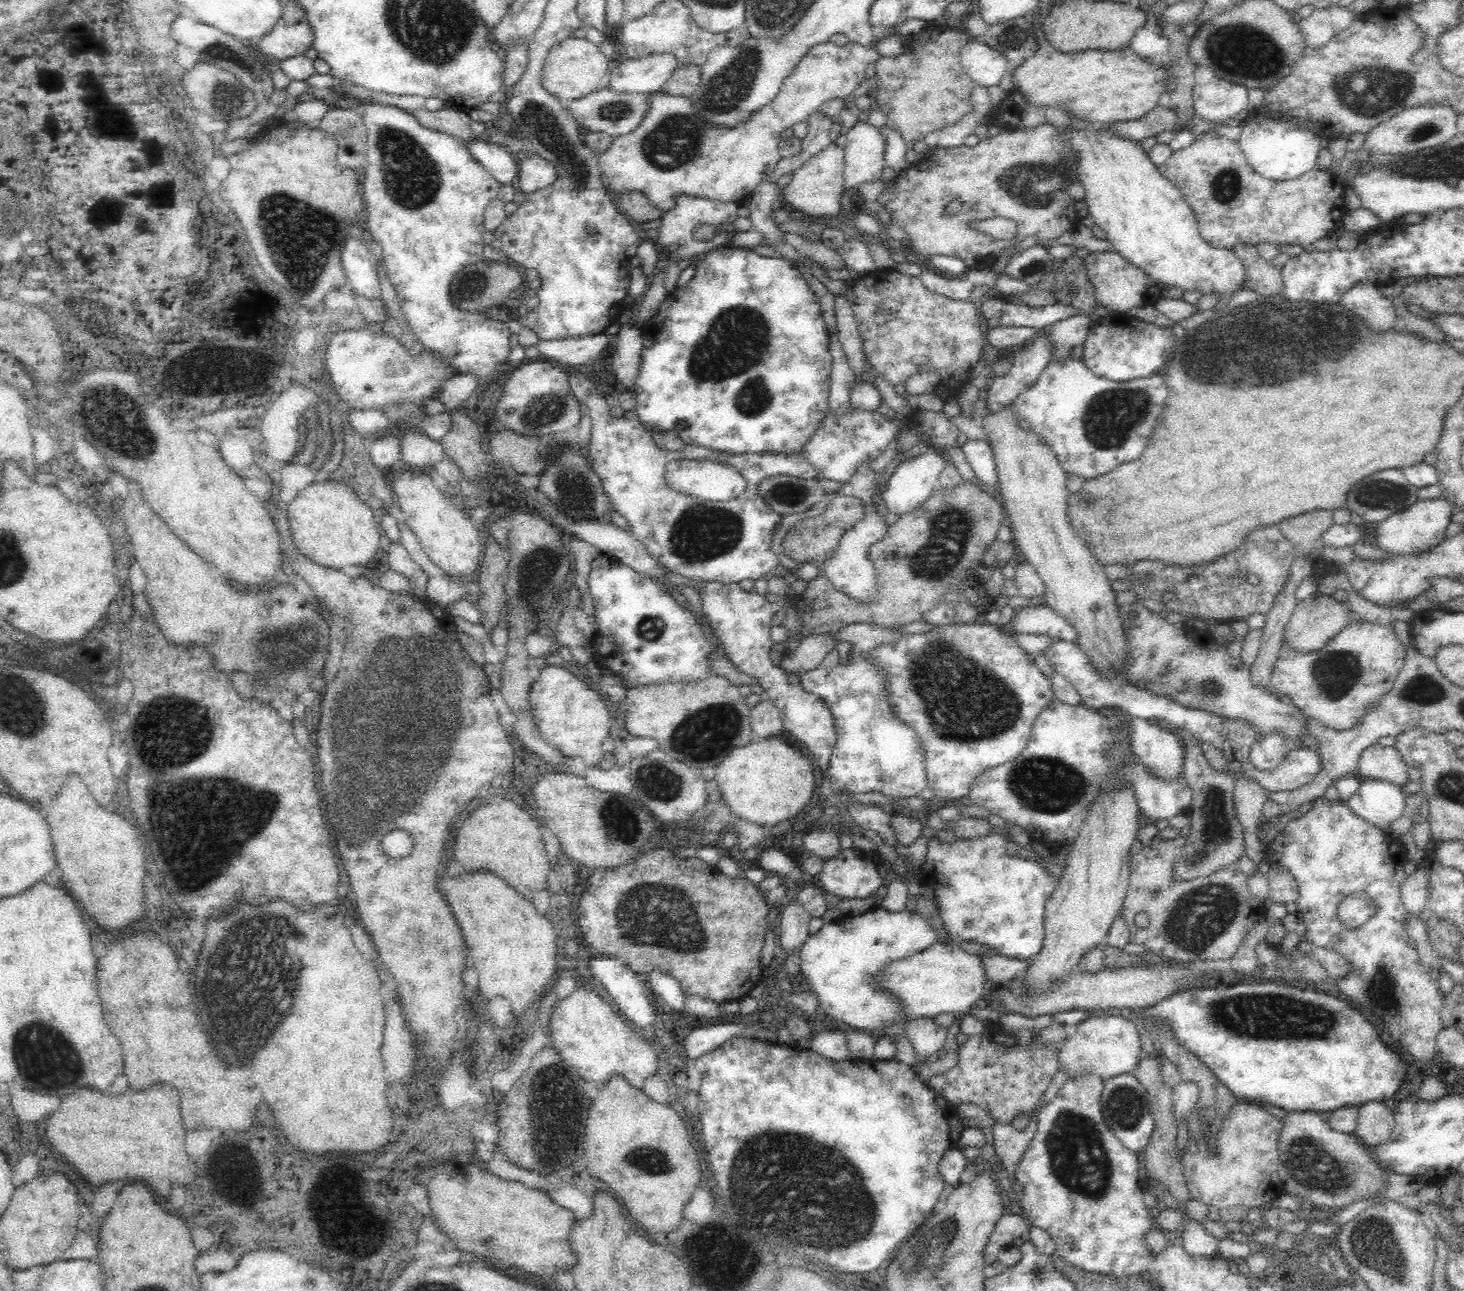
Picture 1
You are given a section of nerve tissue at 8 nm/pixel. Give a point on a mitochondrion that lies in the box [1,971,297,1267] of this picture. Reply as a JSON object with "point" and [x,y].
{"point":[46,1060]}

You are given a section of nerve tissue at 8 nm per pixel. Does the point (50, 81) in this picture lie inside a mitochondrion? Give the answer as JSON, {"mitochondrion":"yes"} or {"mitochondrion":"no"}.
{"mitochondrion":"no"}

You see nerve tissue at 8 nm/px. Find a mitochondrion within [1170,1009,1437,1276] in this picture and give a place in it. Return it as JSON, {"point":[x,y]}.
{"point":[1312,1164]}

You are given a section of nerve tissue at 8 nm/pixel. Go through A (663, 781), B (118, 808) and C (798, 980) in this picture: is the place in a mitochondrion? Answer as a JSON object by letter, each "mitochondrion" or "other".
{"A":"mitochondrion","B":"other","C":"other"}

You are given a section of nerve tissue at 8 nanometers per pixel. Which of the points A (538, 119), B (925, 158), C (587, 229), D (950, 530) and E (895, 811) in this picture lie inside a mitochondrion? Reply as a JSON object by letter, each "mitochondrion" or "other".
{"A":"mitochondrion","B":"other","C":"mitochondrion","D":"mitochondrion","E":"other"}

